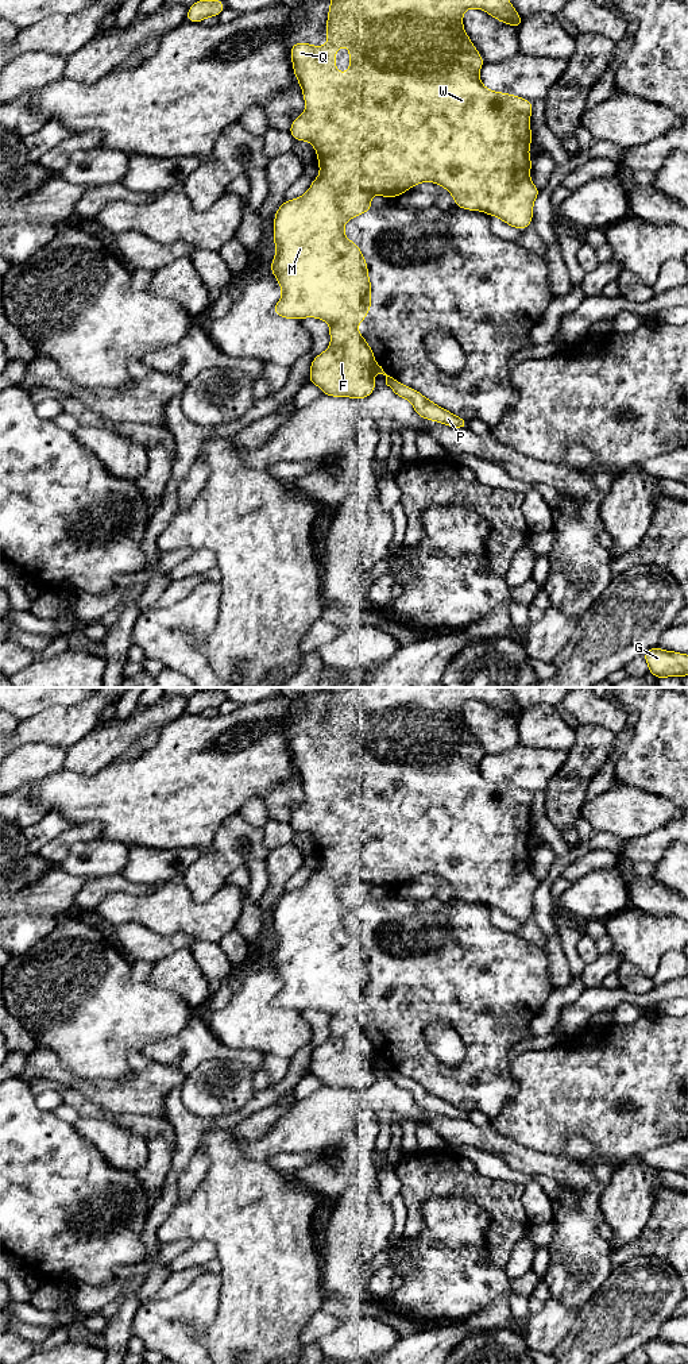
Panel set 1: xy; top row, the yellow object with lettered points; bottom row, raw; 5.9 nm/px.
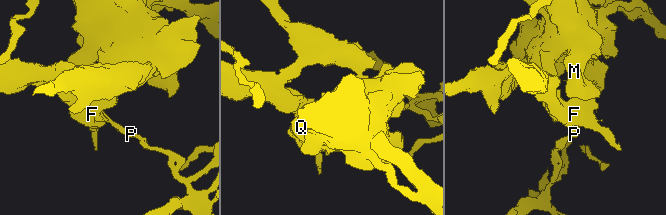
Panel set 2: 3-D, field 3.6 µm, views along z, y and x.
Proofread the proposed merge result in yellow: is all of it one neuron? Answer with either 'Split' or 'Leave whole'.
Split

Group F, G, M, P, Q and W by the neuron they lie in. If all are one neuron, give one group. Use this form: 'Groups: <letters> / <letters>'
Groups: F M Q W / G P

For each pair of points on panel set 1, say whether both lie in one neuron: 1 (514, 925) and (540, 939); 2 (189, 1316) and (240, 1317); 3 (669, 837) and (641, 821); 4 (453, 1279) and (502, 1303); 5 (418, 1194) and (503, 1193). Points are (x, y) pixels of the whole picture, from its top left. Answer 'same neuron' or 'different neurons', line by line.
1: same neuron
2: different neurons
3: different neurons
4: different neurons
5: same neuron

